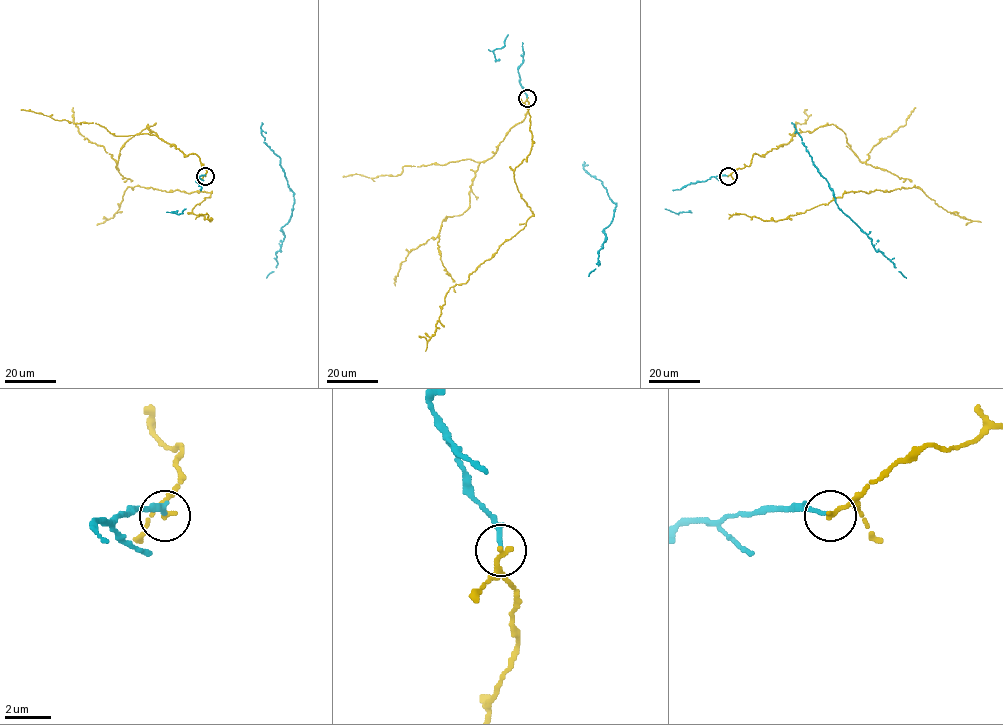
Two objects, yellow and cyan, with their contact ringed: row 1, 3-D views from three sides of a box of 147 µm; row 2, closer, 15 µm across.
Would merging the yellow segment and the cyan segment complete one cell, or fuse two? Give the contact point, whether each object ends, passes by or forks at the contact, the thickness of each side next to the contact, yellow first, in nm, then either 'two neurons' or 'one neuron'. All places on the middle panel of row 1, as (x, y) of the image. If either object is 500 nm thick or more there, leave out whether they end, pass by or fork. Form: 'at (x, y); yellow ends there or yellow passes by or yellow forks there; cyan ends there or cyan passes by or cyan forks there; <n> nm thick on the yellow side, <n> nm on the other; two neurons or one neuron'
at (527, 98); yellow ends there; cyan ends there; 280 nm thick on the yellow side, 190 nm on the other; one neuron

